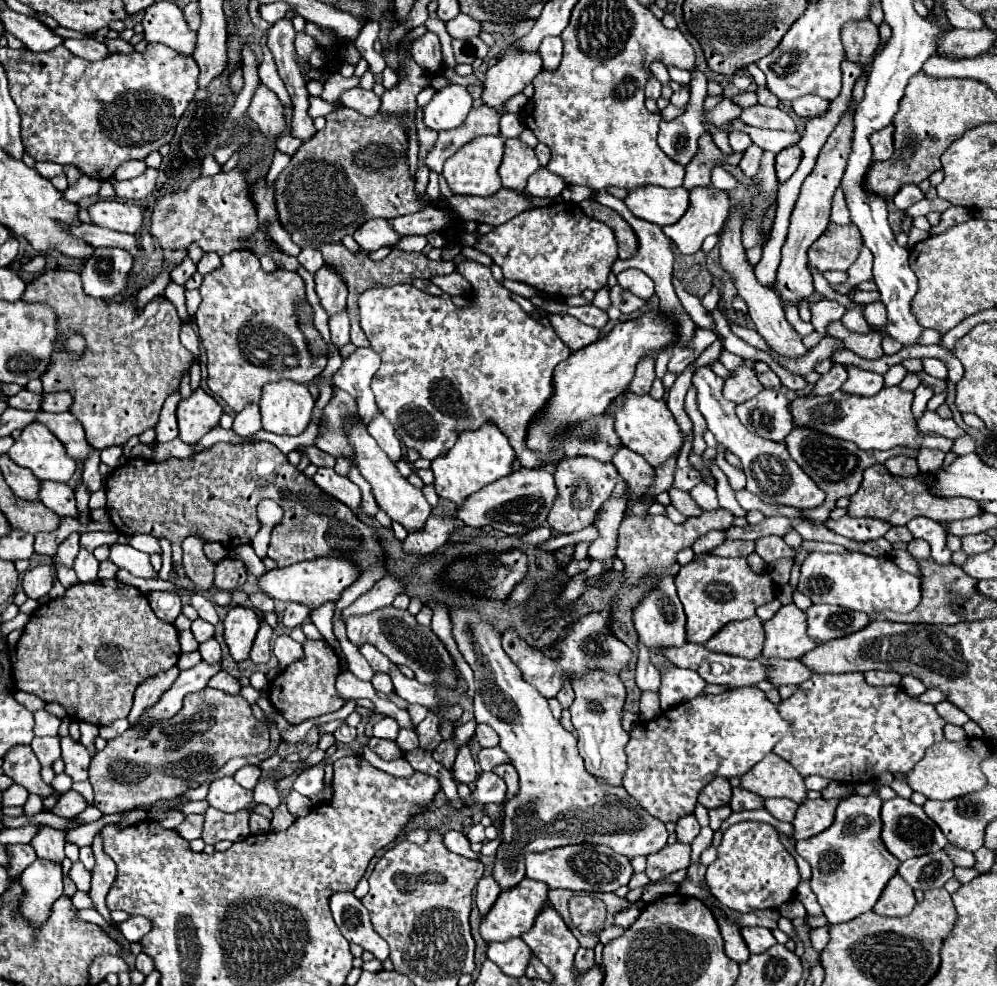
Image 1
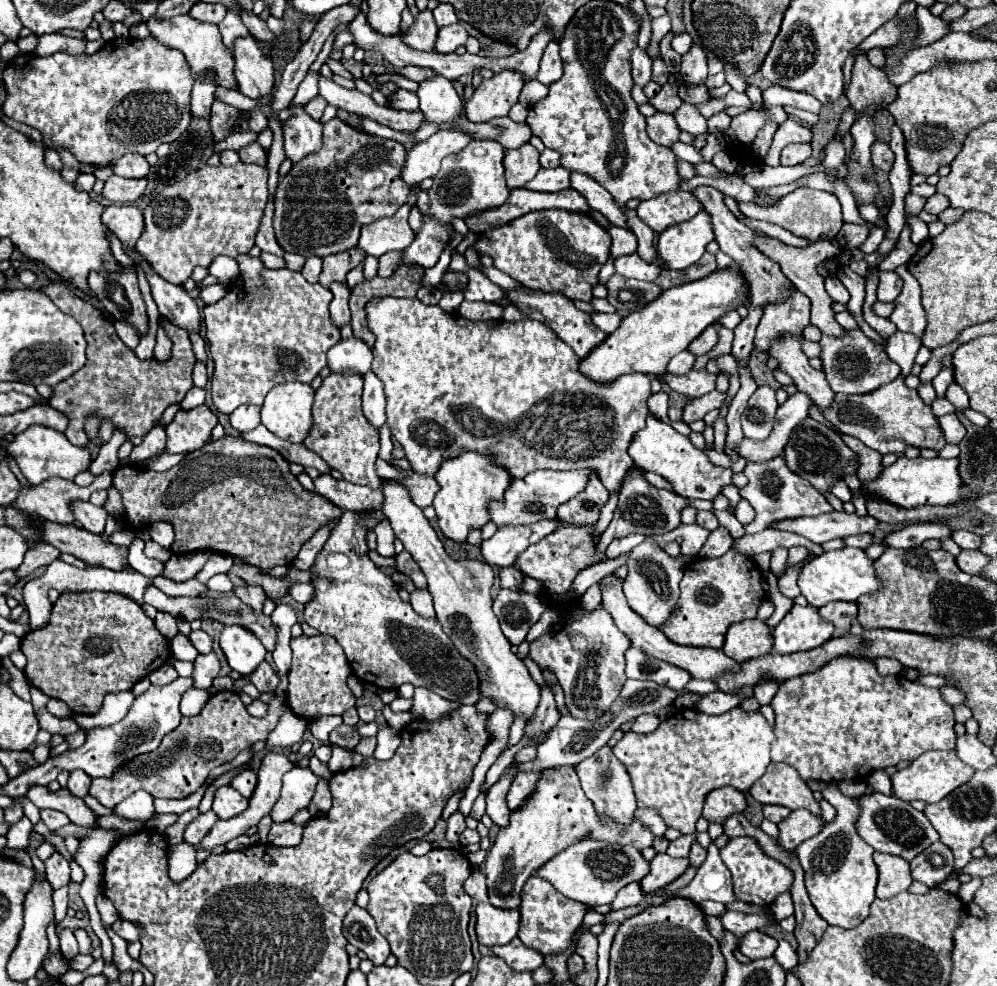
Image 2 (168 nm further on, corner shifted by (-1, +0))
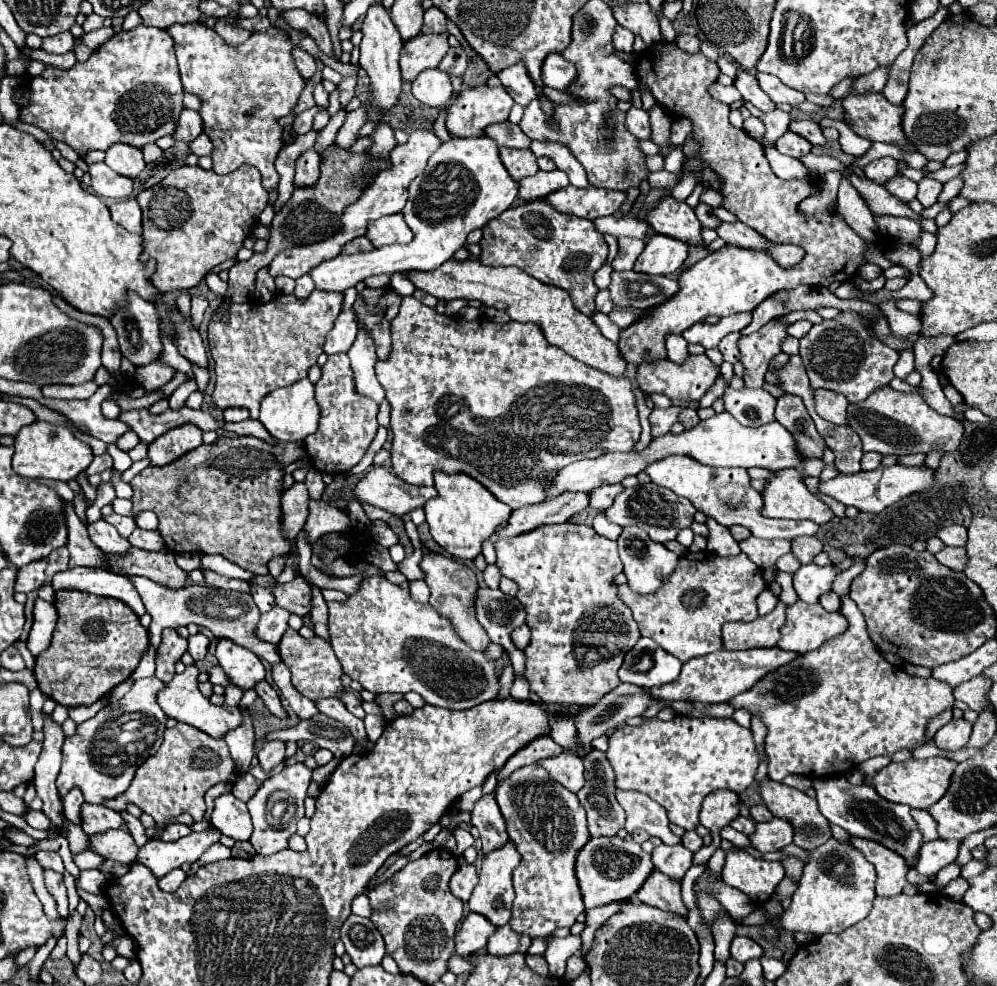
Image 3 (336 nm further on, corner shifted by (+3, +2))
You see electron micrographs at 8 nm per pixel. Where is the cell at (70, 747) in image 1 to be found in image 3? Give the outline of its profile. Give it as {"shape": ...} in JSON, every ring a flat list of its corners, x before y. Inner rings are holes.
{"shape":[[72,788,64,798,62,798,62,804,64,804,64,814,70,822,74,824,80,824,80,806,84,802,84,794,80,788]]}

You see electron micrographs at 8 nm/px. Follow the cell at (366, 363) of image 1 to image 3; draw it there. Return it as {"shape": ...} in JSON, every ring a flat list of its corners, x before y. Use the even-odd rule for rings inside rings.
{"shape":[[344,310,332,332,328,332,326,336,326,344,324,344,324,352,326,354,340,354,340,352,348,352,356,340,358,334,358,324,356,324,356,316,352,310]]}

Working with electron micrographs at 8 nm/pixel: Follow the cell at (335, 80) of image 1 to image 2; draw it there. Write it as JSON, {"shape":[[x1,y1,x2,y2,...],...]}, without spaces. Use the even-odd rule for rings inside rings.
{"shape":[[316,96,314,100,310,100,306,106,304,106,304,110,308,110,308,114,310,116,314,116,318,122,320,122,320,118,322,118,322,112,324,112,324,108,326,108,326,100,322,98,322,96]]}

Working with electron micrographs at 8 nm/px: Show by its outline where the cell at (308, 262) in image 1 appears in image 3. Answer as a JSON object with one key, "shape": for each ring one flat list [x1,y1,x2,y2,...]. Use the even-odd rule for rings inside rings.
{"shape":[[304,274,304,276,300,276,300,278,296,280,296,290,294,290,294,294,296,294,298,298,310,296,312,290,314,290,314,282,312,282,312,278,310,278,308,274]]}

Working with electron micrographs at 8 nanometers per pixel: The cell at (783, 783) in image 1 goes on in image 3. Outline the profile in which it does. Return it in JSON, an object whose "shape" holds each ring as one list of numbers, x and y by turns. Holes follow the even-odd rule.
{"shape":[[764,778,758,786,760,786,758,794,760,794,762,802,766,804,766,808,776,818,788,818,792,822,792,826,794,826,794,844,798,844,804,850,812,850,812,848,818,848,820,844,824,844,832,836,830,834,830,824,828,824,828,820,824,820,824,816,818,810,818,804,816,804,814,798,808,798,804,792,800,792,796,788,790,788,782,782,770,780,770,778]]}

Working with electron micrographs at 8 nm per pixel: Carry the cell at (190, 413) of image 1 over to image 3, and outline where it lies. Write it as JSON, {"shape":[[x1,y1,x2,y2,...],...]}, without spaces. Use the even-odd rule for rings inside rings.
{"shape":[[196,424,176,426,148,446,148,458,154,466,164,466,180,458,188,450,198,448,200,444,202,444,202,430]]}

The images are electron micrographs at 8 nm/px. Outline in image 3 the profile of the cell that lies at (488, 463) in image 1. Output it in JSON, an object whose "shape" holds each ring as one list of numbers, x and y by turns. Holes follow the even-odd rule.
{"shape":[[436,472,434,488,438,490,438,496,424,504,432,538,452,556,474,560,480,554,482,540,490,538,494,528,508,520,512,508,508,508,508,504,500,504,500,500,486,486,464,472]]}

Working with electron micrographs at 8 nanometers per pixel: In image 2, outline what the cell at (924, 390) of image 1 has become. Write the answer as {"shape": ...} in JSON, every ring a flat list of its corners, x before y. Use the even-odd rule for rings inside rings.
{"shape":[[954,340,954,342,950,342,948,346,942,346,942,348,932,350,932,358,930,358,930,360,924,365,919,375,920,381,924,383,931,382,941,370,942,358,950,356,958,346,960,346,960,342]]}

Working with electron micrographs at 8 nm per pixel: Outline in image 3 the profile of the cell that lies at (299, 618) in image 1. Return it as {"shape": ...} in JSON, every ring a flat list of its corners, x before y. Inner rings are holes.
{"shape":[[274,606,270,612,262,614,260,616,260,622,258,622,258,628,256,628,256,634,266,640,266,642,272,642,272,644,280,644,286,628,288,628,288,618,290,618,290,612,280,608,280,606]]}

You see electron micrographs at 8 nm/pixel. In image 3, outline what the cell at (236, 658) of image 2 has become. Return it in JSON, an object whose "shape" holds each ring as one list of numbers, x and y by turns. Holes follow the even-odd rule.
{"shape":[[220,638,216,646,216,658,222,670,230,676,232,684,242,690,254,688,254,684,266,676,262,660,254,652,234,644,232,640]]}

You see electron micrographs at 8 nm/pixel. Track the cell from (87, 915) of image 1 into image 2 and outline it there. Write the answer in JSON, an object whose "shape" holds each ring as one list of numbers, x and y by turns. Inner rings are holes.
{"shape":[[60,930,60,949,63,957,72,960,78,953,78,942,70,930]]}

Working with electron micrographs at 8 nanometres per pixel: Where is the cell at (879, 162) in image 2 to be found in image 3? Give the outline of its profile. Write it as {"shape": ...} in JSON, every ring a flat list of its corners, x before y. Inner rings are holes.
{"shape":[[880,158,880,160,874,160,870,162,866,168,864,168,864,174,872,180,872,182,886,182,890,178,894,178,898,174,898,168,896,168,896,160,894,158]]}

